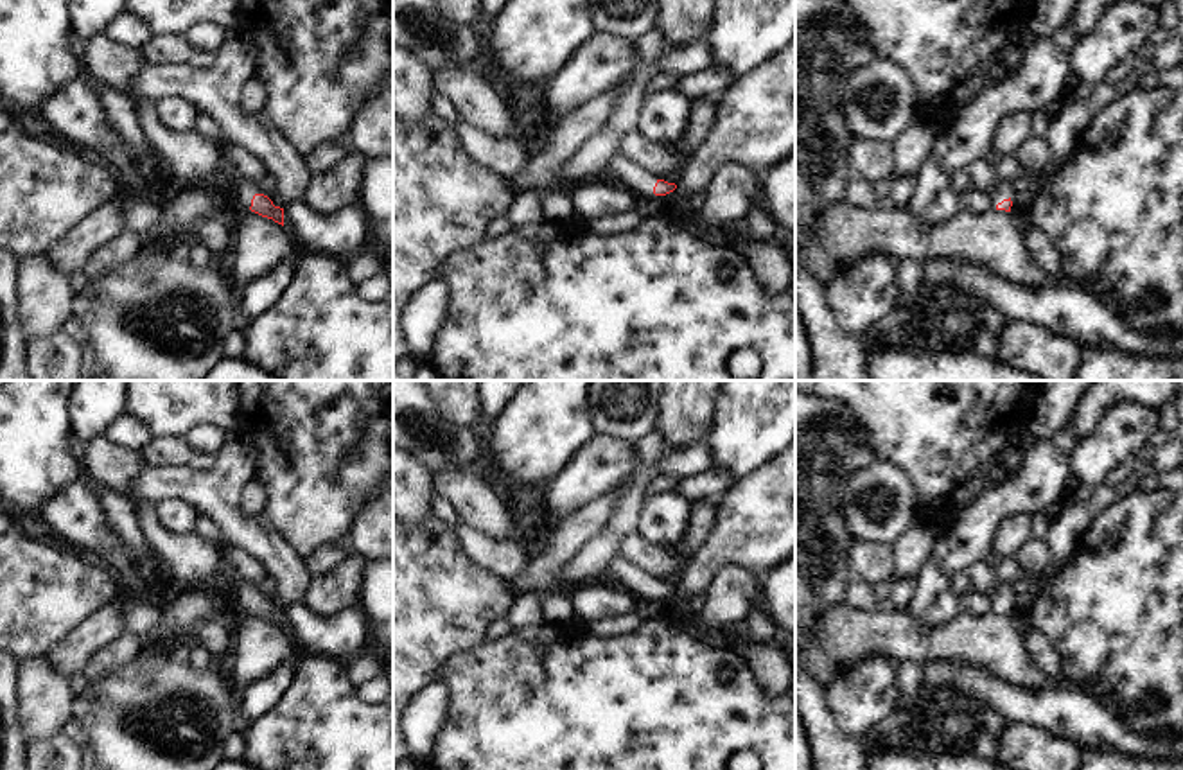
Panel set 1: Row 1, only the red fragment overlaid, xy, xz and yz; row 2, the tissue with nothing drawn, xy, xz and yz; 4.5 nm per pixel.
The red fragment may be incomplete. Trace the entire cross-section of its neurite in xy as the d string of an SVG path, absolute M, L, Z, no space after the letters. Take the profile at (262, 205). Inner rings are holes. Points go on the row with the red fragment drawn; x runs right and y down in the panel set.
M140 99L135 106L140 127L169 171L171 188L210 188L226 205L241 205L284 226L284 208L264 194L255 194L251 181L228 172L219 144L194 133L176 133L158 118L156 102Z

